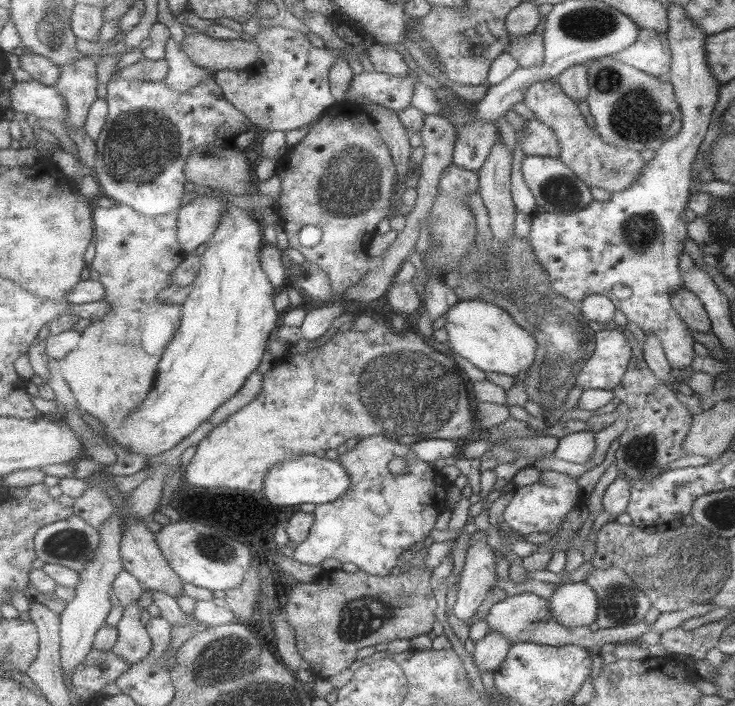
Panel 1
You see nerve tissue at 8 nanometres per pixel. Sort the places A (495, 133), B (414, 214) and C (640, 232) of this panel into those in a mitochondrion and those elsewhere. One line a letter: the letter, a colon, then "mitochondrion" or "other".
A: other
B: other
C: mitochondrion

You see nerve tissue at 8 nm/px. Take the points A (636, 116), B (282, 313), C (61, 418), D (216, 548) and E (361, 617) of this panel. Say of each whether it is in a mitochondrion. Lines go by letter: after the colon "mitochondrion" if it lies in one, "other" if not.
A: mitochondrion
B: other
C: other
D: mitochondrion
E: mitochondrion

